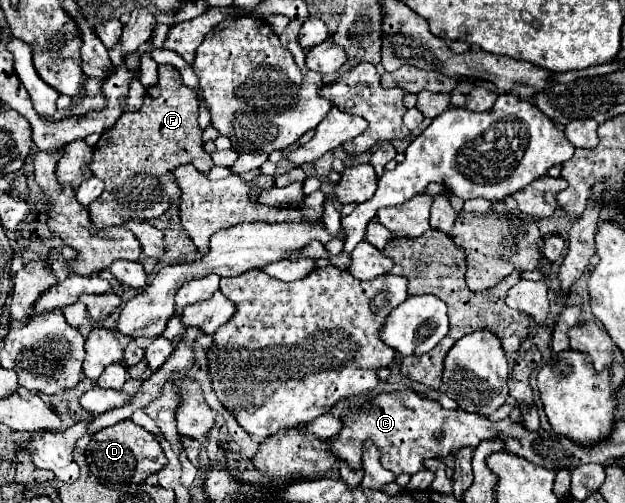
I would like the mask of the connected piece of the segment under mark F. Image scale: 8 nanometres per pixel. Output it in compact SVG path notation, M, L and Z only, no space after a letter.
M171 64L159 66L159 80L145 92L145 102L139 112L123 114L113 128L101 134L99 142L95 144L95 154L91 162L93 176L105 182L105 192L89 204L91 220L99 228L105 226L121 226L127 220L149 220L161 216L167 208L173 206L173 200L179 200L179 186L173 180L173 170L179 164L193 164L199 172L209 172L213 162L211 156L201 146L201 128L197 124L199 114L199 100L193 88L181 82L179 70Z

